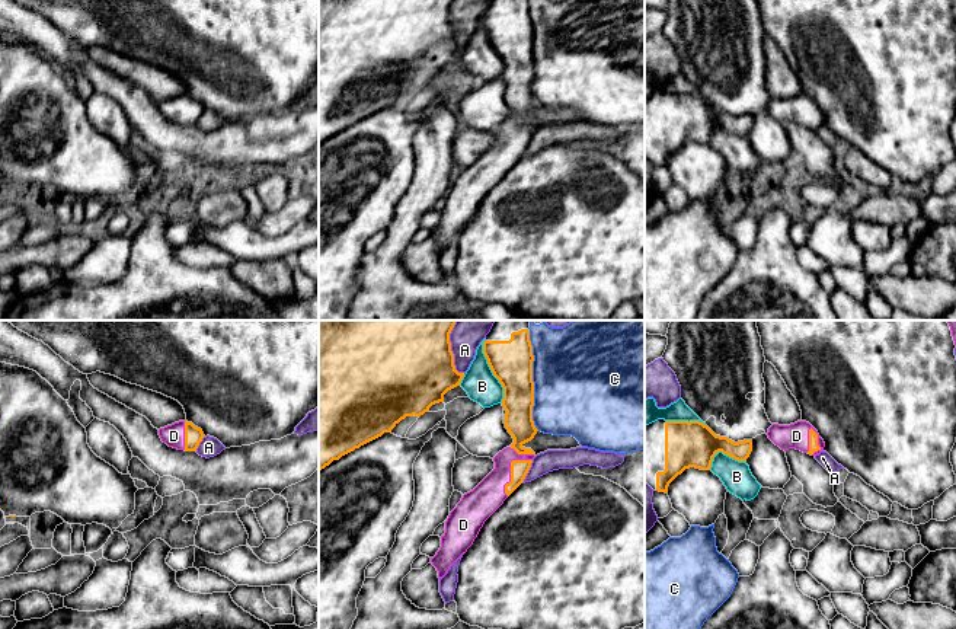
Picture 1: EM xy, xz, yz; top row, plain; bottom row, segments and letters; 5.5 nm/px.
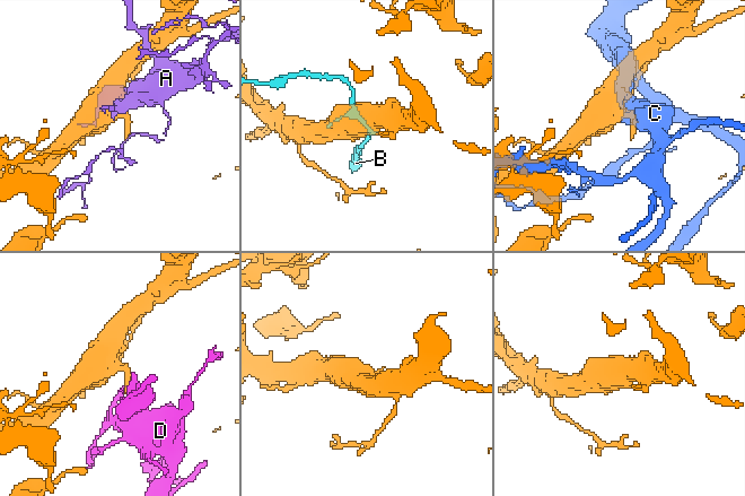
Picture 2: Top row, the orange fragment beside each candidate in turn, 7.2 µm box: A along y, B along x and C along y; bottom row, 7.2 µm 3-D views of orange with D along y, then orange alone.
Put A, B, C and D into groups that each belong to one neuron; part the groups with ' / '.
A / B / C / D

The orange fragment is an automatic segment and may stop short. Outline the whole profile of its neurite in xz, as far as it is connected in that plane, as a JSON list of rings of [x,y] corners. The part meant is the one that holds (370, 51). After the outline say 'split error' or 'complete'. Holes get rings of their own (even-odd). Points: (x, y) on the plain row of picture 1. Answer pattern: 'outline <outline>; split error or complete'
outline [[[319,0],[319,146],[333,134],[359,122],[361,119],[381,111],[406,90],[421,90],[435,77],[444,76],[444,68],[460,60],[464,47],[454,39],[450,7],[454,0]]]; complete

